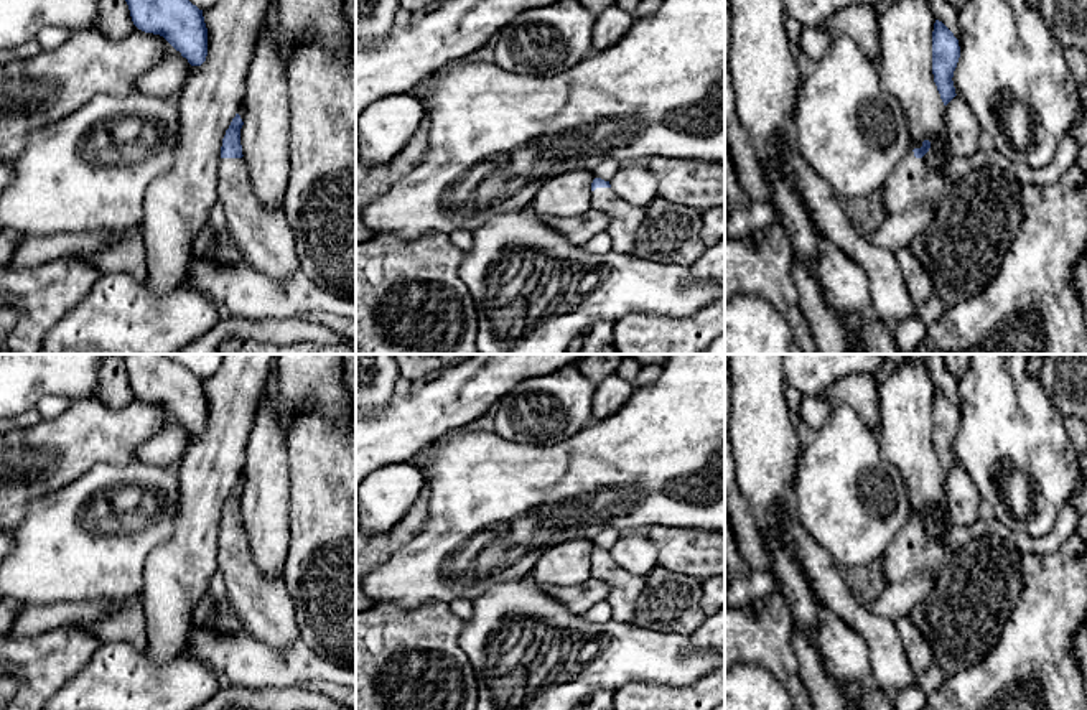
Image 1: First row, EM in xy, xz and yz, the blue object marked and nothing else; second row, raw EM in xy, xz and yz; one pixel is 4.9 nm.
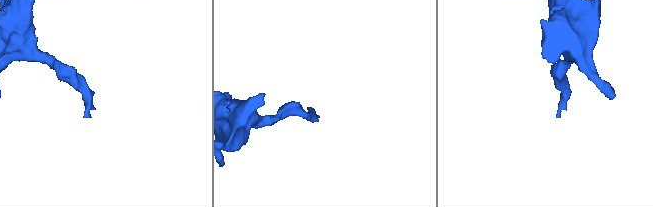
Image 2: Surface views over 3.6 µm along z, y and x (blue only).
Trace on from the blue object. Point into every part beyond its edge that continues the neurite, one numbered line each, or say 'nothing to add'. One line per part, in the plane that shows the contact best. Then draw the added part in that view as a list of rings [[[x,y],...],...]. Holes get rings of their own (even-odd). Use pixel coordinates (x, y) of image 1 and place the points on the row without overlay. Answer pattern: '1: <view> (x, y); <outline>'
1: xy (262, 603); [[[244,525],[219,529],[217,572],[224,577],[227,601],[245,634],[277,649],[287,649],[300,639],[285,580],[264,575],[255,565]]]

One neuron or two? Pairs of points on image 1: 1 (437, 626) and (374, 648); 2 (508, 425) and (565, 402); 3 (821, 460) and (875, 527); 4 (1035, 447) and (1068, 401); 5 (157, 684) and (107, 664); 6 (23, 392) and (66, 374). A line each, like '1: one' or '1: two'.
1: one
2: one
3: one
4: two
5: one
6: one

